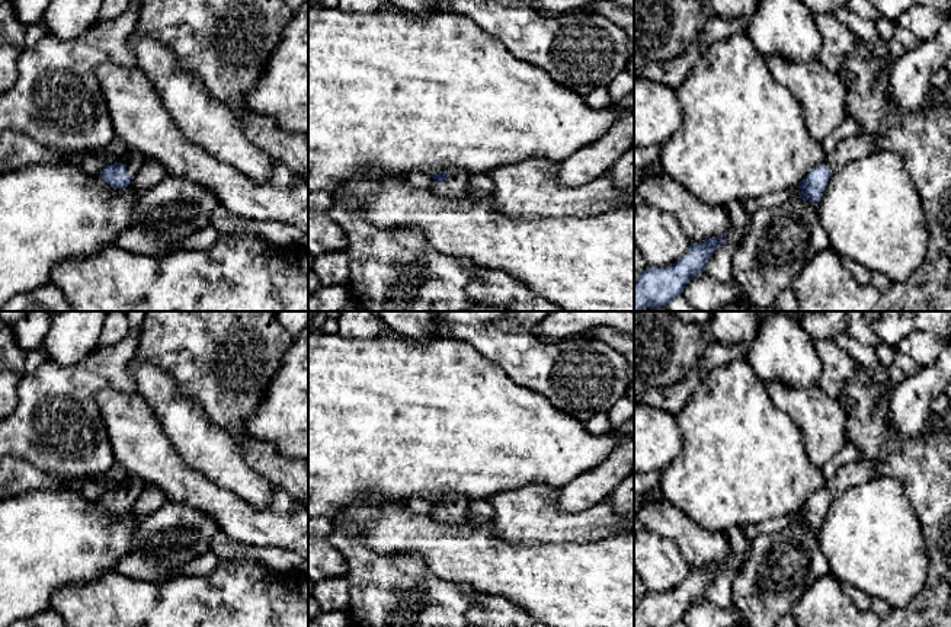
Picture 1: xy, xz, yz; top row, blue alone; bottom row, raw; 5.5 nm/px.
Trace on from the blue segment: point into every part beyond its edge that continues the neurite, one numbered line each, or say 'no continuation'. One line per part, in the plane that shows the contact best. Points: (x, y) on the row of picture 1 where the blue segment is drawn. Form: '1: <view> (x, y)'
1: xz (457, 184)

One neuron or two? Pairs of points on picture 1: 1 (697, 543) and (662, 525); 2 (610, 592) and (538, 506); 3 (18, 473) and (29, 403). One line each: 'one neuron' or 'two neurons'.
1: one neuron
2: two neurons
3: two neurons

